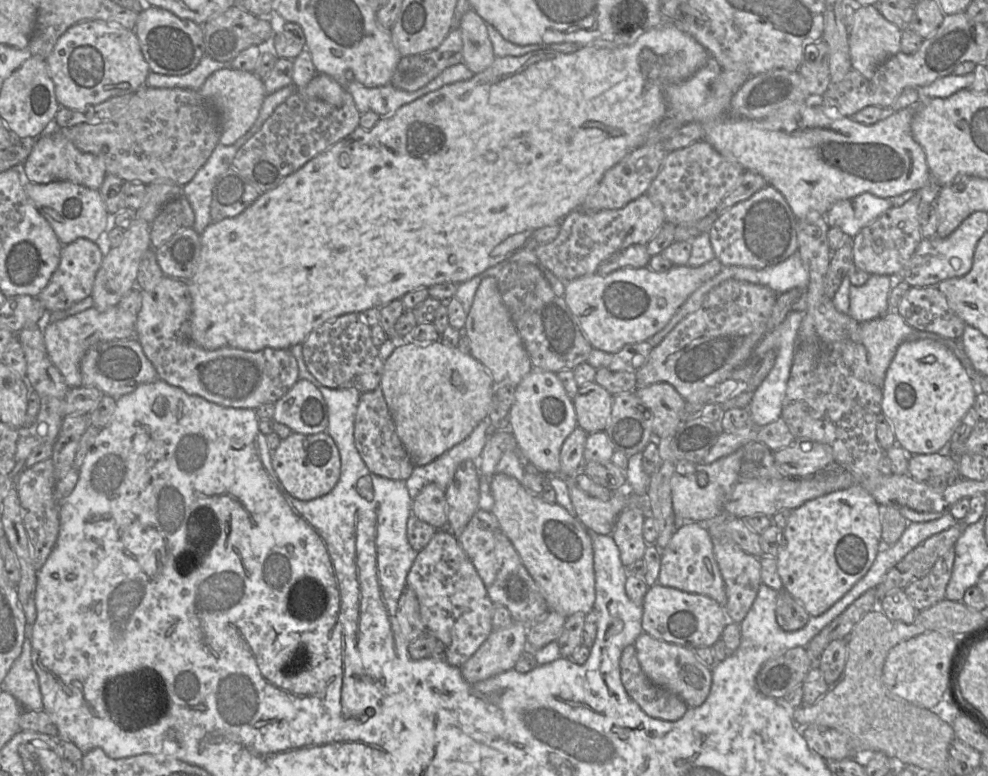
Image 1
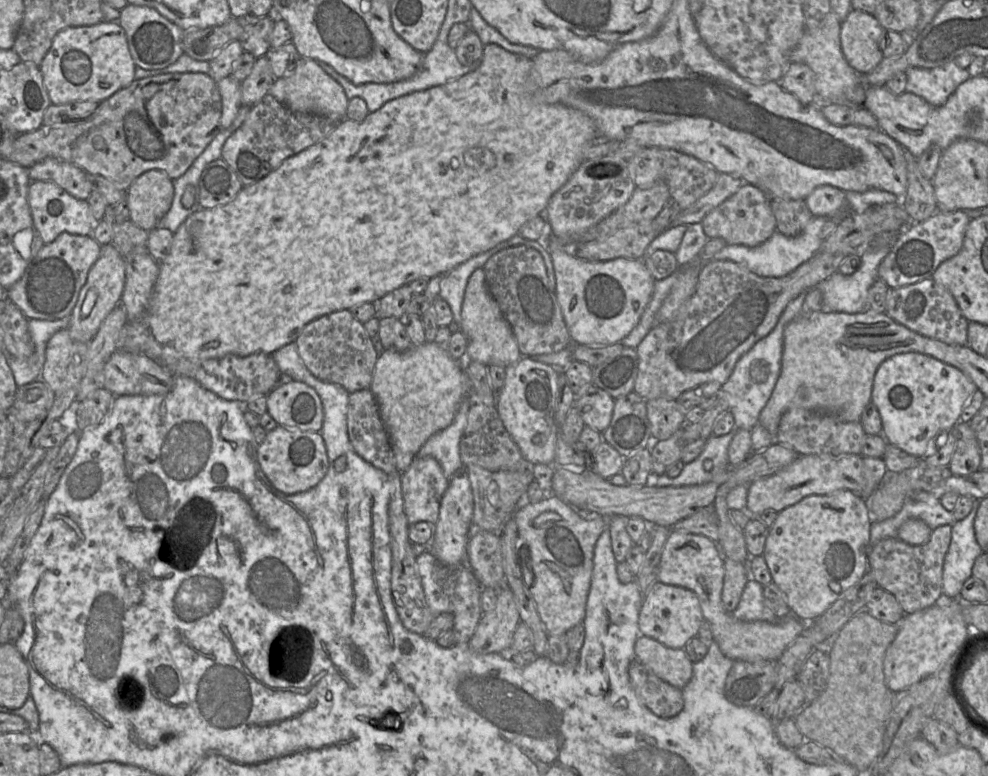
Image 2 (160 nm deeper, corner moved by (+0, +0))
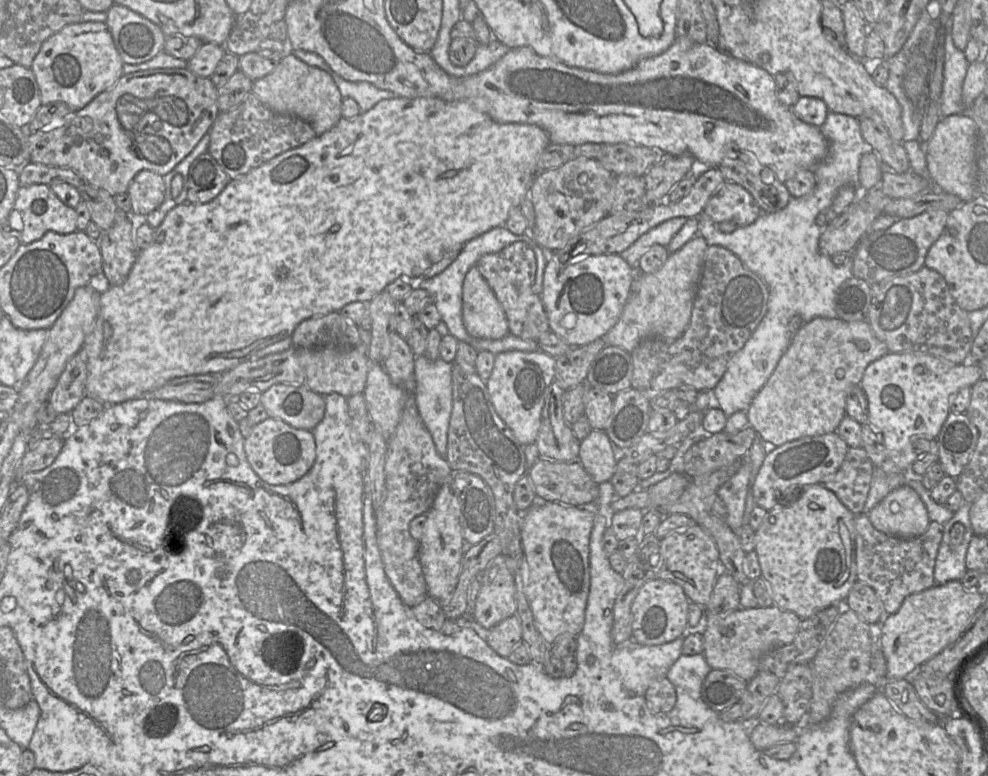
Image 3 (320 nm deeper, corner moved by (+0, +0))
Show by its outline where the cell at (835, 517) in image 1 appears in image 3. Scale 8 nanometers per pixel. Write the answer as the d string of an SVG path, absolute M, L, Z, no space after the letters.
M822 484L804 488L792 501L768 510L755 530L755 549L763 577L769 586L774 605L795 613L801 619L820 609L843 604L857 579L855 557L855 515Z

